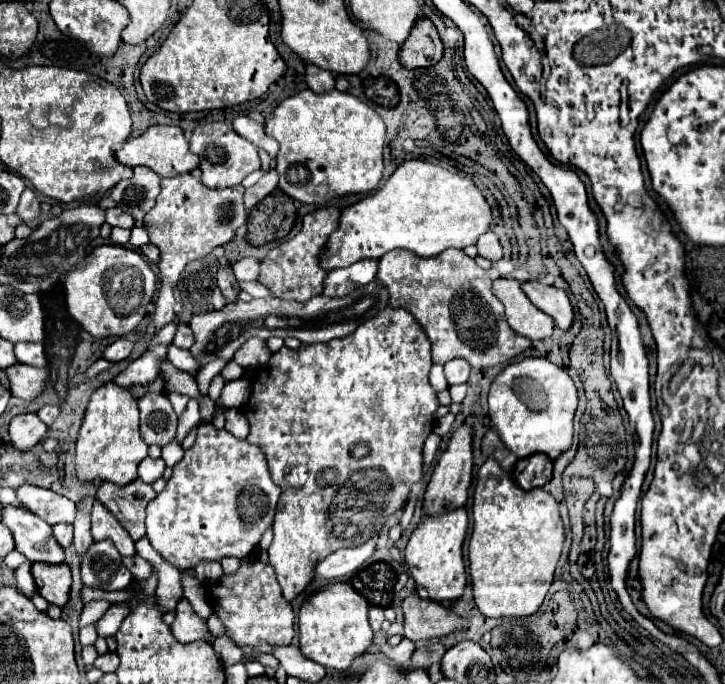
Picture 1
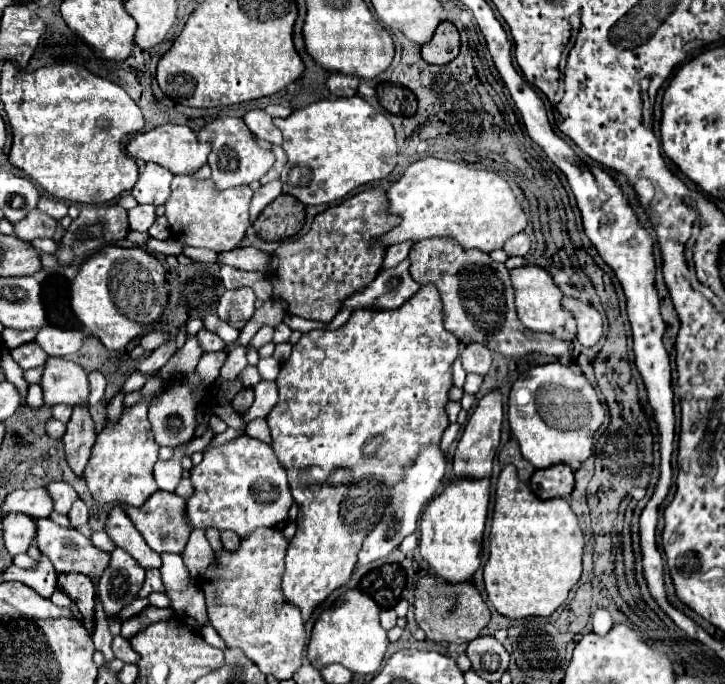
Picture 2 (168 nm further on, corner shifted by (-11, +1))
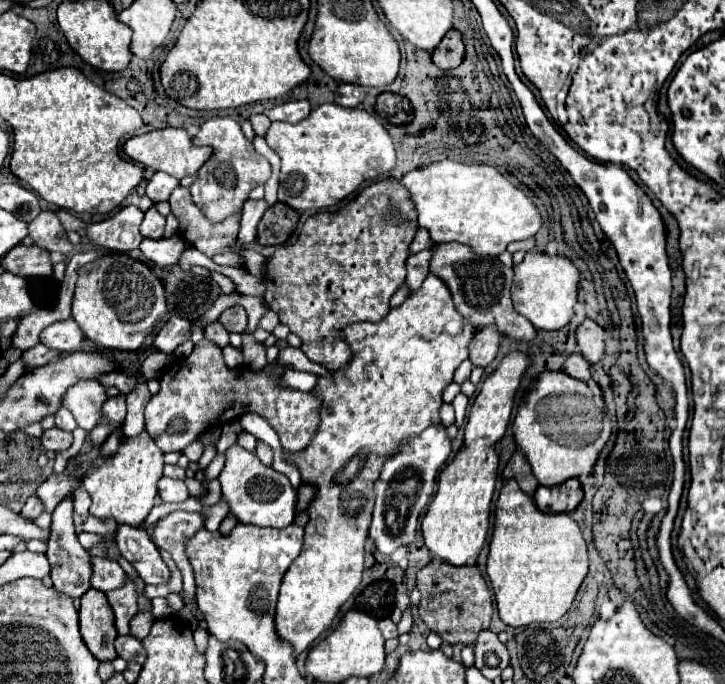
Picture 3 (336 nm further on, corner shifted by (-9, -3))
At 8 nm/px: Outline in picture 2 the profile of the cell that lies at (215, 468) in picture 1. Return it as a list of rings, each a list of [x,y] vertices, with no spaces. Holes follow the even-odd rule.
[[[239,436],[203,452],[203,462],[191,468],[193,494],[185,500],[185,520],[191,530],[231,530],[241,540],[261,526],[279,526],[293,504],[287,472],[273,448],[251,436]]]

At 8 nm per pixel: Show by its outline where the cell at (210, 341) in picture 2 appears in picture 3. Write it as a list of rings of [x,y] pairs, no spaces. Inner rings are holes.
[[[219,320],[205,326],[205,338],[209,338],[211,342],[217,342],[217,346],[221,346],[221,348],[229,344],[229,332],[221,326]]]

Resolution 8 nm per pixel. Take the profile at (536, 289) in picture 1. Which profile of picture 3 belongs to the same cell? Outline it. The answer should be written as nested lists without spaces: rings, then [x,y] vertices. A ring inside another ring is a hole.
[[[585,318],[585,322],[577,328],[577,346],[583,358],[591,364],[597,364],[605,354],[605,332],[599,324]]]

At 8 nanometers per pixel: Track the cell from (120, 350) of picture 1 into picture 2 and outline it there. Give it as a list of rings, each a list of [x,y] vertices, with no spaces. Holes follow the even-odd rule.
[[[149,332],[139,340],[139,346],[143,346],[143,350],[155,350],[159,346],[159,342],[163,342],[163,338],[167,338],[167,332]]]

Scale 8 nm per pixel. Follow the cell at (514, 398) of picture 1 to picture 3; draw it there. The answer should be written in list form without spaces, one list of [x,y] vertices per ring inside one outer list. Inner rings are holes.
[[[543,372],[525,402],[519,406],[513,434],[533,468],[533,476],[543,484],[533,496],[535,504],[541,512],[561,514],[575,510],[583,500],[579,480],[569,478],[593,472],[603,446],[611,438],[611,422],[605,414],[603,396],[595,394],[585,382],[569,378],[565,372]],[[561,430],[573,430],[573,438],[561,436]]]

